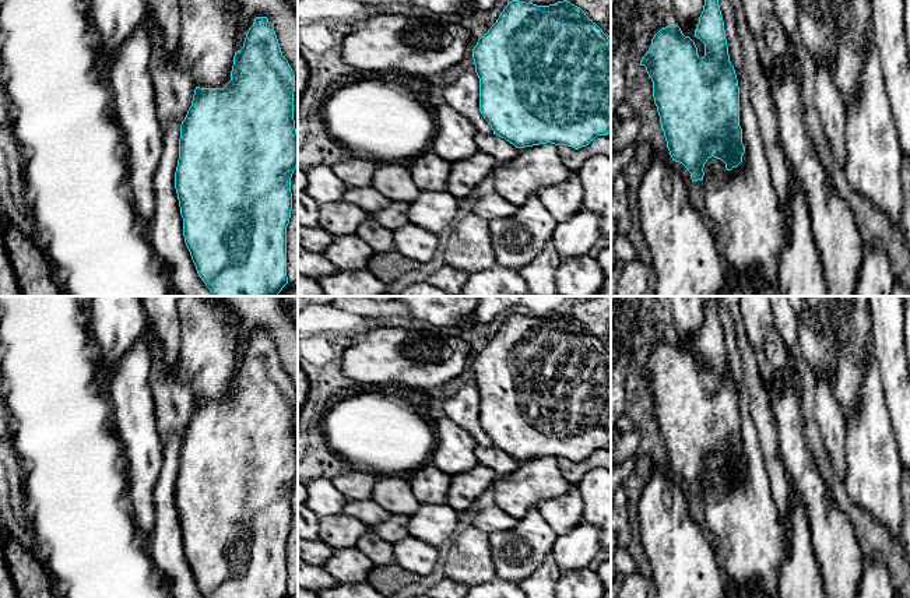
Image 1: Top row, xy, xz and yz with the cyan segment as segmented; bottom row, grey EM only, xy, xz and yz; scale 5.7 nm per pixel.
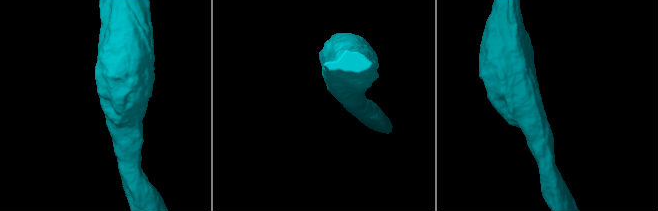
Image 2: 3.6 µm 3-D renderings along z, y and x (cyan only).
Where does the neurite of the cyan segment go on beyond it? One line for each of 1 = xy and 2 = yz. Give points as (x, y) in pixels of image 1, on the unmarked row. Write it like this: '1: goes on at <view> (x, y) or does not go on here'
1: does not go on here
2: does not go on here

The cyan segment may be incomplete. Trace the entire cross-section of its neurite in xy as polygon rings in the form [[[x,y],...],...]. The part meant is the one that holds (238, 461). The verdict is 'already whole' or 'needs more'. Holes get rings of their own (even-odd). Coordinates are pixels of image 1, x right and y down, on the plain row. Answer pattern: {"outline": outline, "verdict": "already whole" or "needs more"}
{"outline": [[[256,330],[249,341],[243,360],[235,365],[231,394],[224,401],[196,400],[192,419],[180,437],[179,472],[175,485],[175,502],[183,531],[185,556],[197,587],[205,598],[287,598],[287,539],[292,523],[291,490],[298,481],[298,446],[294,433],[295,387],[282,369],[274,340],[267,330]]], "verdict": "already whole"}

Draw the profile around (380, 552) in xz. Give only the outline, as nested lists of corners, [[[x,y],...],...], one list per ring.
[[[373,530],[368,531],[361,537],[356,548],[366,555],[375,566],[394,564],[394,549],[393,544],[380,538]]]

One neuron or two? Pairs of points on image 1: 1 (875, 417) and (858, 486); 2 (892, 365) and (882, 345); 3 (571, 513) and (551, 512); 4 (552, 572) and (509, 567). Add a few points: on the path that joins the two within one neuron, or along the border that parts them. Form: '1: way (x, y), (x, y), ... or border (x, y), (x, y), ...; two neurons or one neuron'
1: way (871, 433), (871, 470); one neuron
2: way (892, 361), (886, 349); one neuron
3: way (566, 513), (555, 512); one neuron
4: border (550, 552), (519, 583); two neurons

